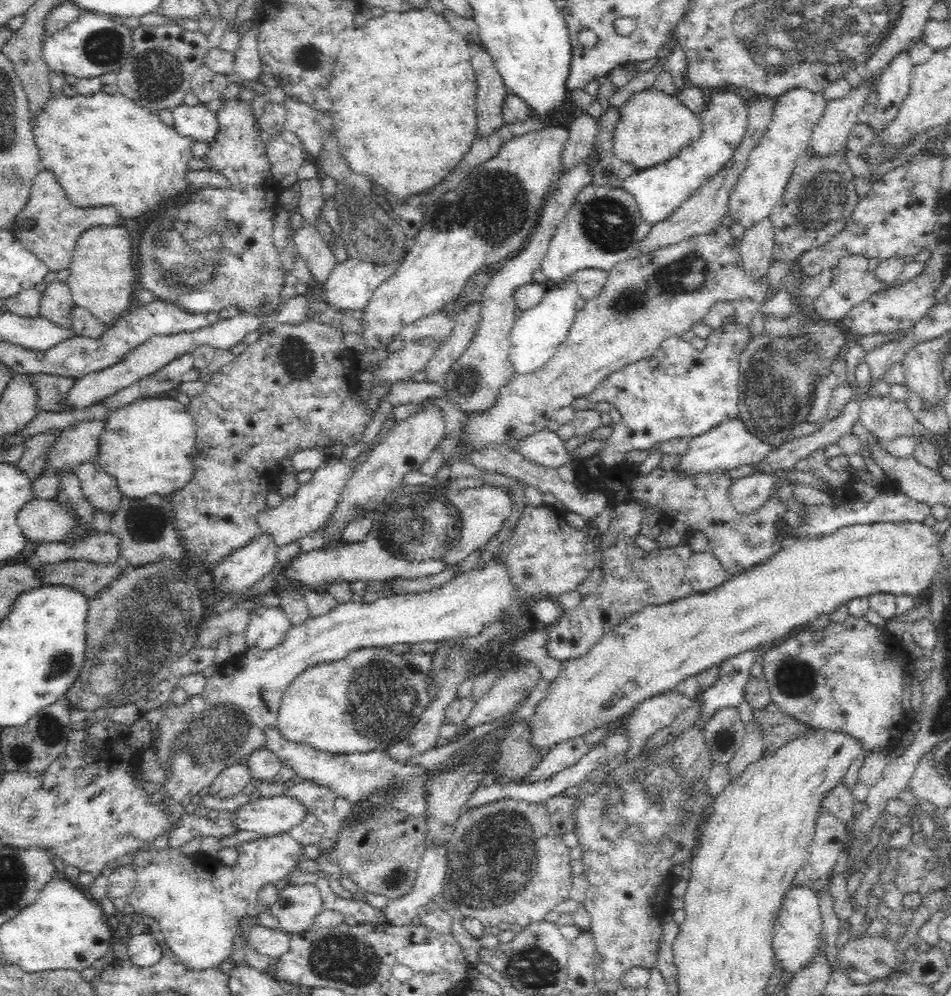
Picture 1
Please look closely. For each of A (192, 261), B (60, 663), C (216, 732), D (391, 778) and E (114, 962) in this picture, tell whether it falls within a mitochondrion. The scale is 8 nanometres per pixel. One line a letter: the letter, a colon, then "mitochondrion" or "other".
A: mitochondrion
B: mitochondrion
C: mitochondrion
D: other
E: other

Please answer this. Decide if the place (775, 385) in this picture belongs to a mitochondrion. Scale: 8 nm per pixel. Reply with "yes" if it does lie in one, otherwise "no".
yes

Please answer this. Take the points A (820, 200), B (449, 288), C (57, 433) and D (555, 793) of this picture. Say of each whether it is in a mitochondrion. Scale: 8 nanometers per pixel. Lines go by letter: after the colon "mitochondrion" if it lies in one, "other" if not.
A: mitochondrion
B: other
C: other
D: other

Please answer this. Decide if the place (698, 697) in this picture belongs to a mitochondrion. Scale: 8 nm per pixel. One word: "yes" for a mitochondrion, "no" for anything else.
no

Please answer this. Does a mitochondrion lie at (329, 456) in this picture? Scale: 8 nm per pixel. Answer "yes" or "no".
no

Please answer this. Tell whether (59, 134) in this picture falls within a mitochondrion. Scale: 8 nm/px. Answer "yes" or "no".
no

